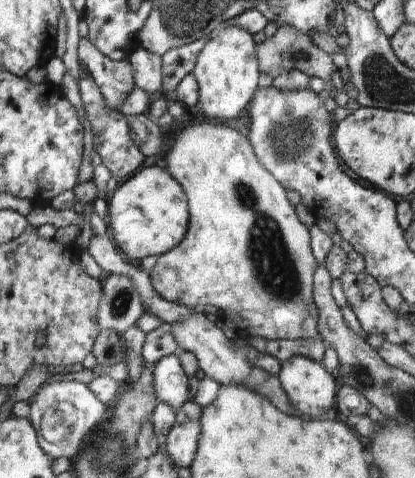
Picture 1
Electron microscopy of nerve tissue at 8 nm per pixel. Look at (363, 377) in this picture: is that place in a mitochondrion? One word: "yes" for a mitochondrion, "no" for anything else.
yes

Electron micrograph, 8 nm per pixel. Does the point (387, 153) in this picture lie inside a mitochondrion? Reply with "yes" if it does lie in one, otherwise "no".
no

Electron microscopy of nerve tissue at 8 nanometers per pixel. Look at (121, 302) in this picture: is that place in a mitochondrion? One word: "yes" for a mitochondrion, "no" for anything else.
yes

